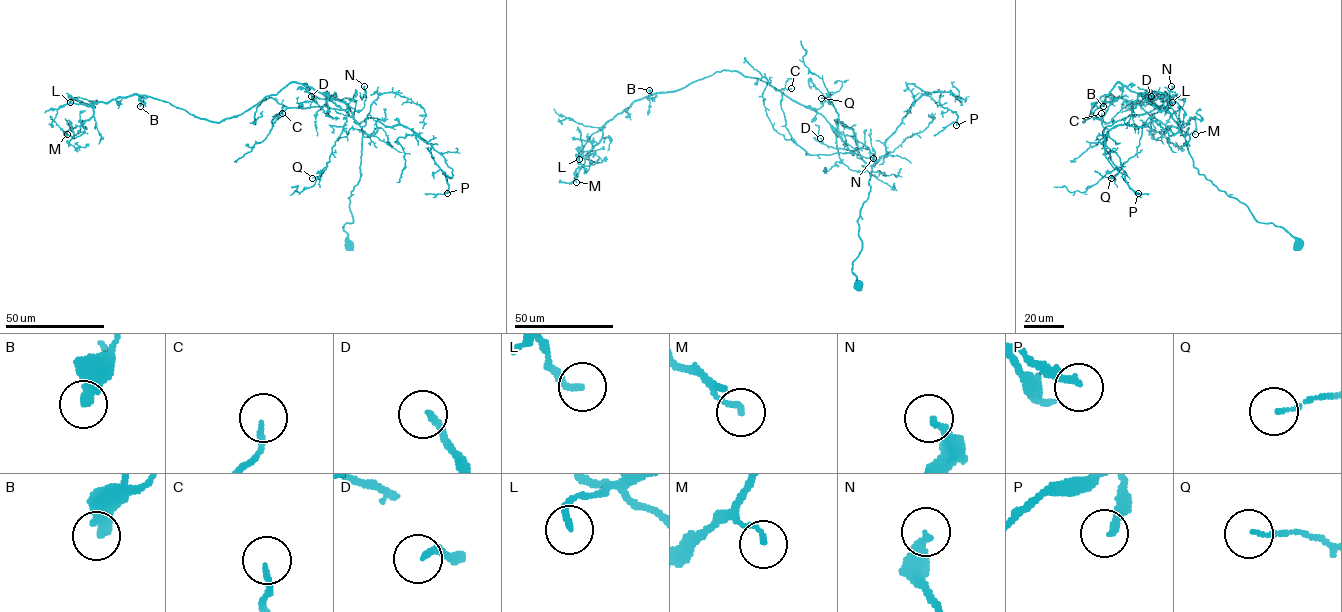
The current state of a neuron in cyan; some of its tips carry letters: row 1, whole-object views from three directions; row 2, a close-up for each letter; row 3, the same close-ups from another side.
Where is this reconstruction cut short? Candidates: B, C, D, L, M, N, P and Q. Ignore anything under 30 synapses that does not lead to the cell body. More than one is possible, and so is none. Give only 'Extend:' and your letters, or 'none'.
Extend: D

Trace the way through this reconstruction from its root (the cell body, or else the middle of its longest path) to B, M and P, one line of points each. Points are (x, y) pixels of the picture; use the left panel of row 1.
B: (349, 244), (343, 228), (353, 222), (363, 130), (321, 93), (291, 82), (218, 122), (138, 95), (140, 106)
M: (349, 244), (363, 130), (310, 86), (291, 82), (218, 122), (134, 94), (96, 102), (67, 134)
P: (349, 244), (363, 132), (377, 121), (431, 145), (447, 193)

